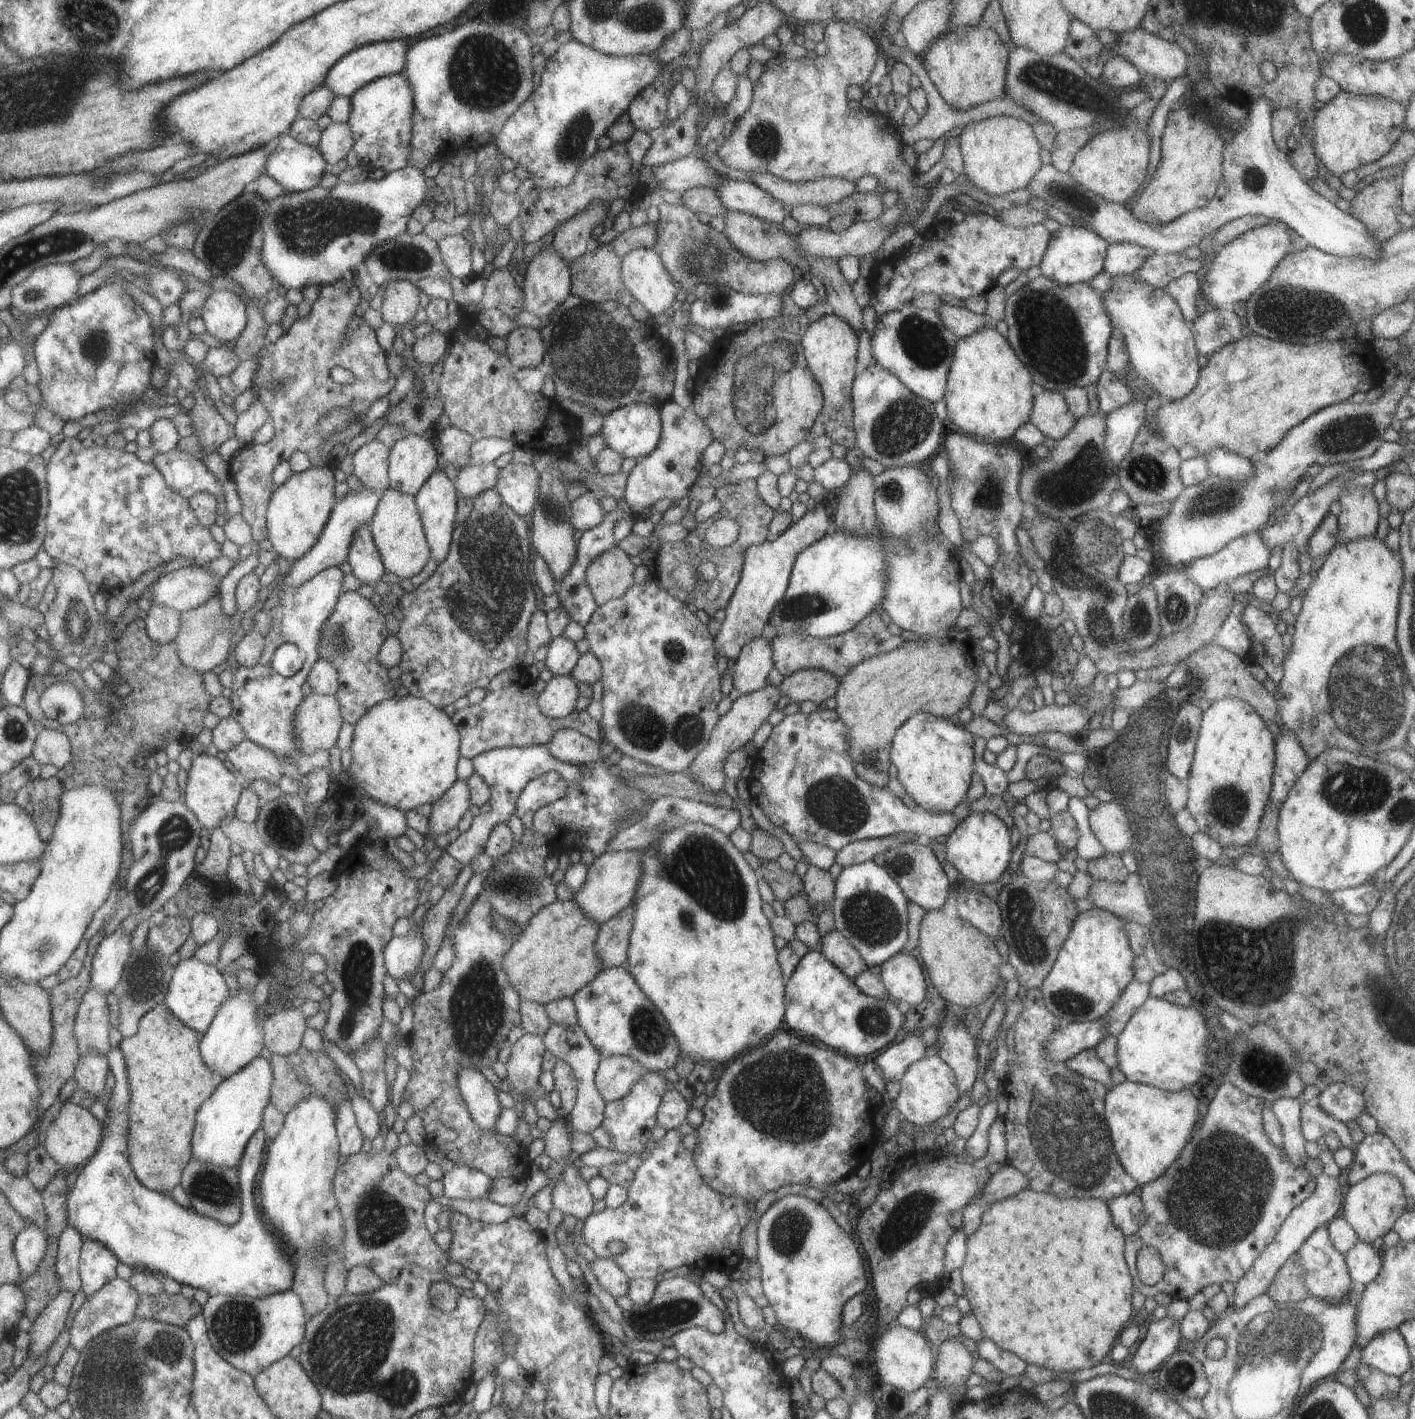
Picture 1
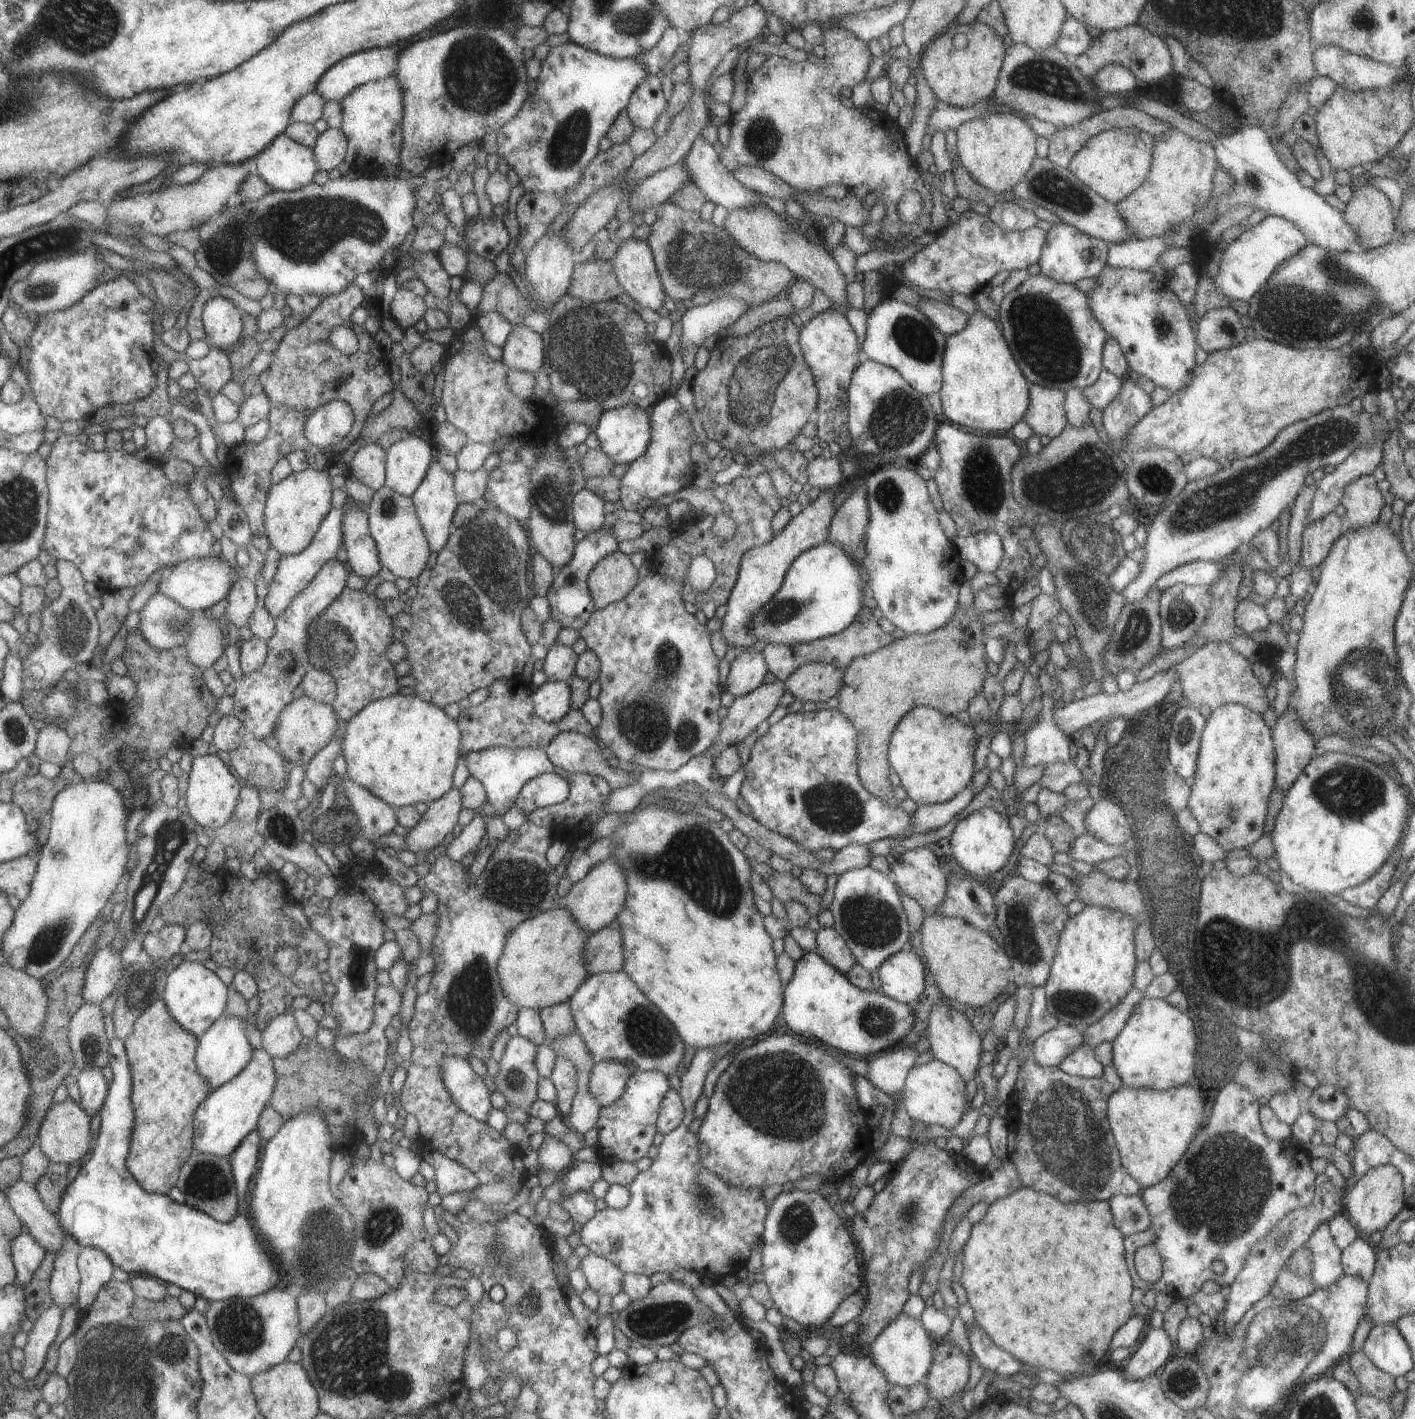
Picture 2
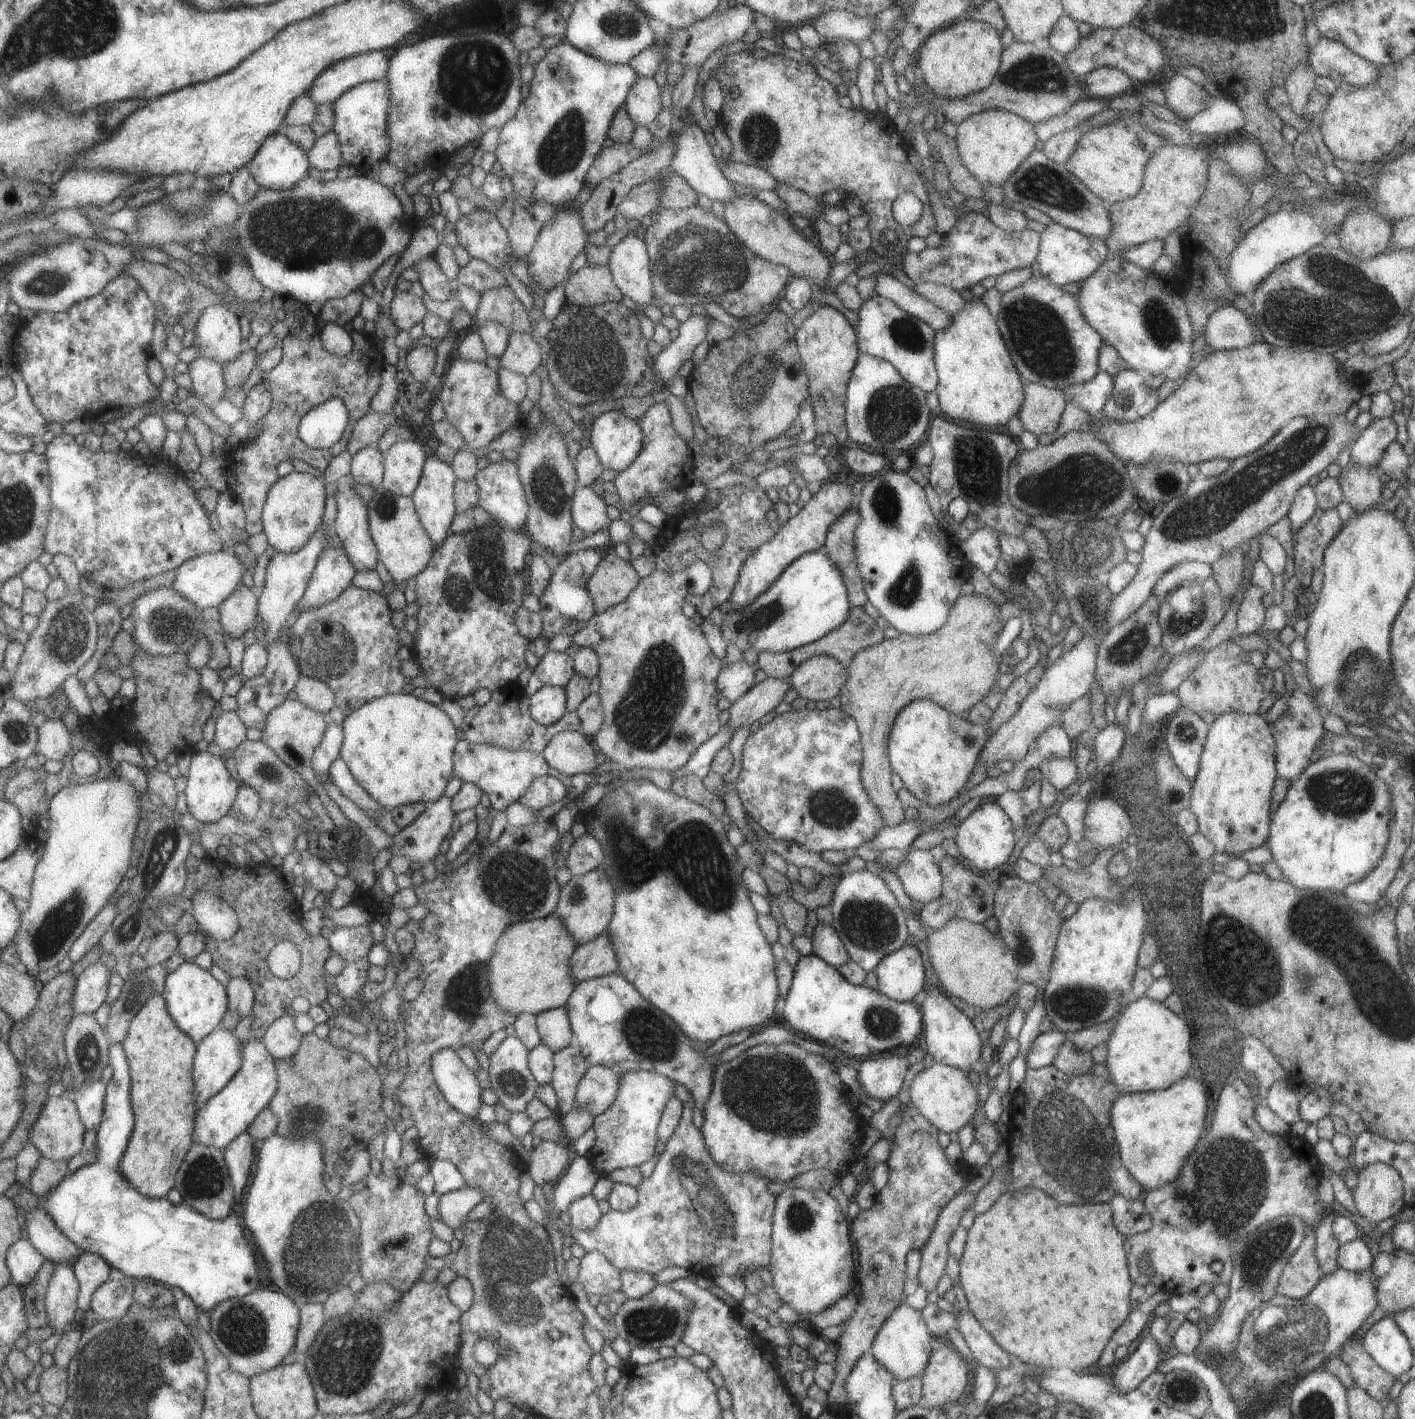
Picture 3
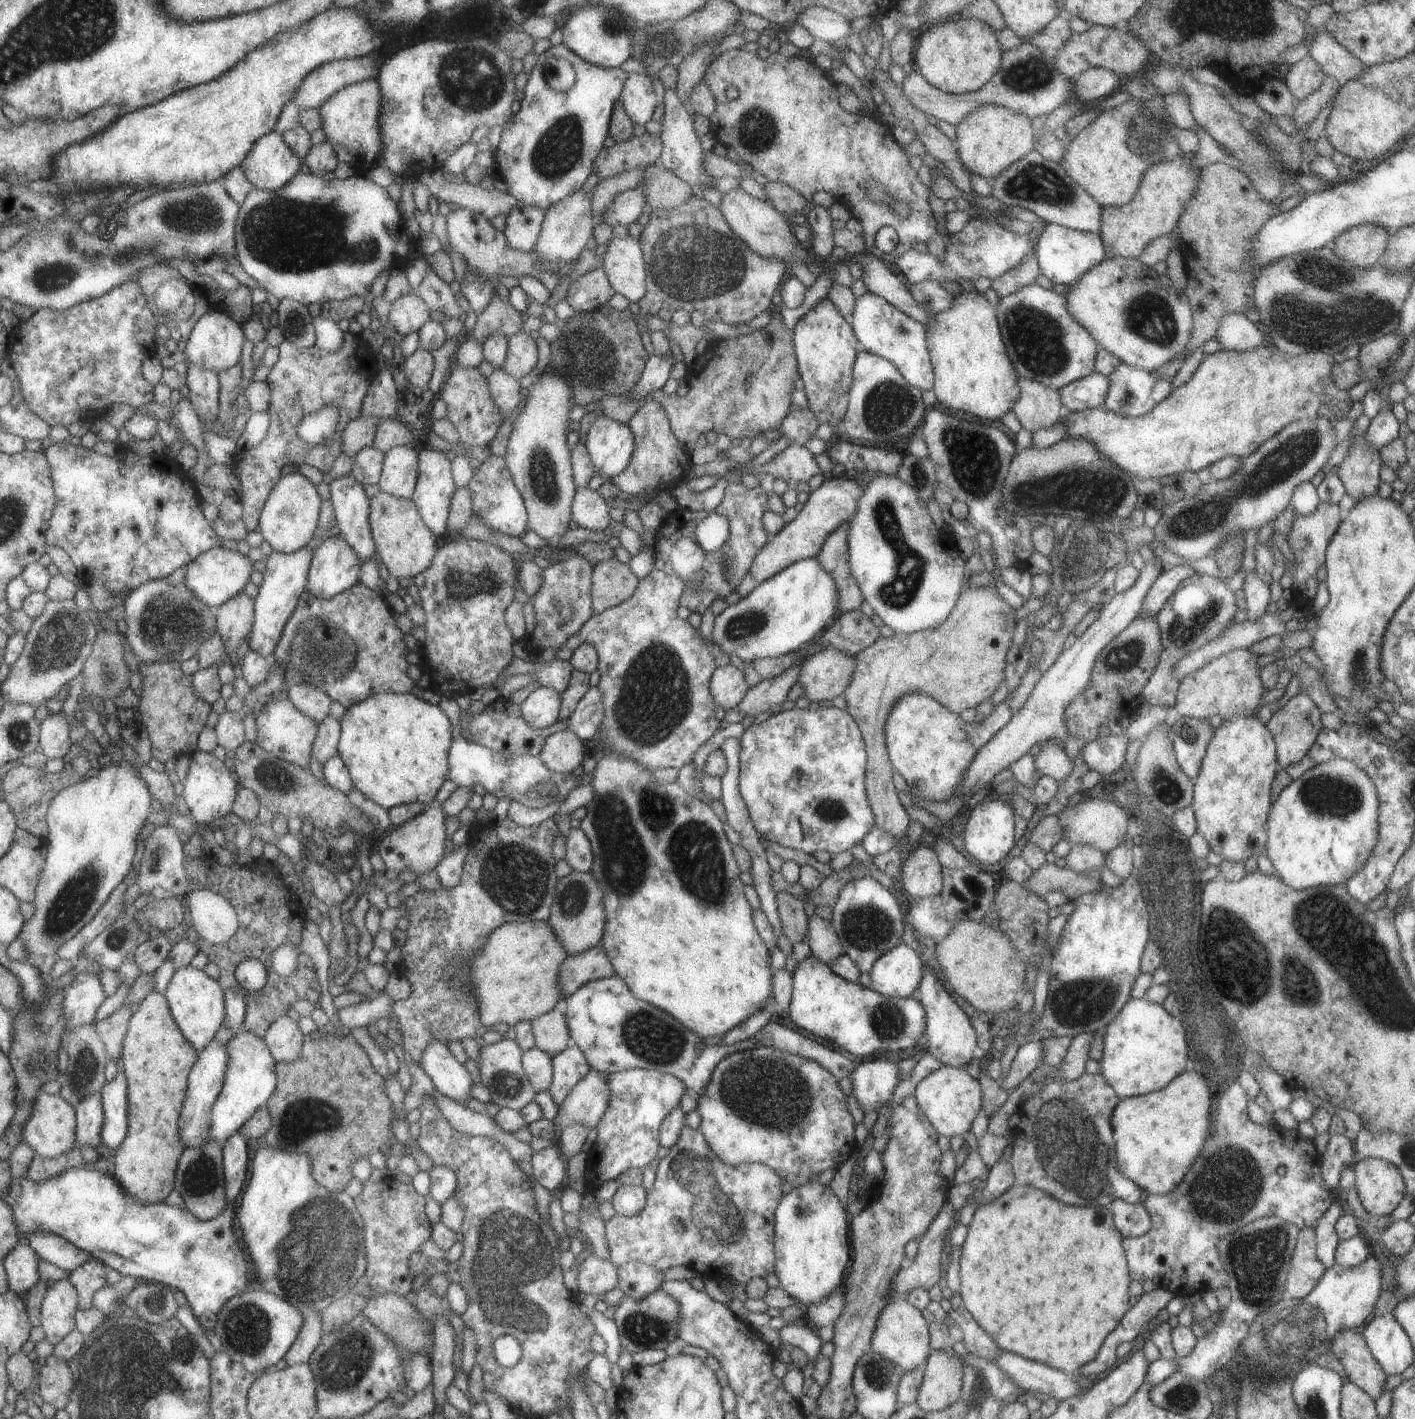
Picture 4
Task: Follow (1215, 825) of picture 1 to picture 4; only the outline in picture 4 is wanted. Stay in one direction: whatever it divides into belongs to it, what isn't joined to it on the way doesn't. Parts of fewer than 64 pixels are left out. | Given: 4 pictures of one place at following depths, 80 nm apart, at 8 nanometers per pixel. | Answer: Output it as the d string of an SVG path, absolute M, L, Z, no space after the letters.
M1233 715L1223 720L1208 742L1202 758L1198 778L1193 783L1192 806L1196 822L1196 832L1223 861L1243 863L1247 858L1256 857L1266 852L1266 818L1271 808L1270 786L1279 766L1274 740L1265 725L1257 717Z

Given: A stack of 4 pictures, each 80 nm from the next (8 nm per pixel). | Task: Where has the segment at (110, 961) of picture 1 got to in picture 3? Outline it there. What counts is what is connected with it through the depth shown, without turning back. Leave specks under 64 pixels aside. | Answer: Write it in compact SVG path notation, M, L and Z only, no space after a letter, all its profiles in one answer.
M103 957L89 965L78 978L72 1000L74 1014L93 1015L109 998L109 970Z

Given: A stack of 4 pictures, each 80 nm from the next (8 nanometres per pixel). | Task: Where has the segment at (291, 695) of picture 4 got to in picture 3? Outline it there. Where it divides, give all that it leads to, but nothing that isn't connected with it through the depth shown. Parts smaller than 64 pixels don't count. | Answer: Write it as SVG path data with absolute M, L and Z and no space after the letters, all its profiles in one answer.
M301 675L293 691L296 698L304 703L305 706L323 715L327 714L329 710L333 710L336 706L334 690L326 682L319 679Z

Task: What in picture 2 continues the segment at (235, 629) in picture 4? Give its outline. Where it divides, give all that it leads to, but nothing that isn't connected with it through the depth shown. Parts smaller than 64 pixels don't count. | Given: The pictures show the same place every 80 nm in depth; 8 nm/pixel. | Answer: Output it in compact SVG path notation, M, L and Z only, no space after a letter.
M239 579L234 584L228 594L225 607L225 617L228 622L233 623L238 628L243 628L249 624L251 612L259 609L261 598L258 596L258 588L254 580Z

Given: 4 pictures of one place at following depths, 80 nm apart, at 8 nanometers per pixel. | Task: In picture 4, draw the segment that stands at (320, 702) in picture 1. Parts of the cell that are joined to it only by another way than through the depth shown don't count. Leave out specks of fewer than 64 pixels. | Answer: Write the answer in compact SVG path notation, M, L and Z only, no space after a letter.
M289 698L273 700L265 710L255 718L256 740L255 742L269 751L271 754L296 764L300 767L308 767L314 752L314 740L318 736L319 723L310 716L303 714L294 702Z

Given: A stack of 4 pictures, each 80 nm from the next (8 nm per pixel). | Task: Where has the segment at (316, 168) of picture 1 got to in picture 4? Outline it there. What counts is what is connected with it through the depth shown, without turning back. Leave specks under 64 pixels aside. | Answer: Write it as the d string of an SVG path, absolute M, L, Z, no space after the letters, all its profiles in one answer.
M273 130L255 142L242 167L255 187L276 191L298 176L302 162L304 159L288 145L282 134Z

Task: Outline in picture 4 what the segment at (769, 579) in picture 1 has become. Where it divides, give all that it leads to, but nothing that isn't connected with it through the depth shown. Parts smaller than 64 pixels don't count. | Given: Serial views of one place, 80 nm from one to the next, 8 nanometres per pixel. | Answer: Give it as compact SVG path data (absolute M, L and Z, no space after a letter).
M827 475L819 487L808 494L808 499L796 517L769 537L765 546L755 555L751 566L736 588L740 598L746 597L760 582L783 570L786 566L792 565L795 561L815 559L827 535L842 523L847 523L855 514L861 494L862 487L849 475L845 478L843 476L834 478Z

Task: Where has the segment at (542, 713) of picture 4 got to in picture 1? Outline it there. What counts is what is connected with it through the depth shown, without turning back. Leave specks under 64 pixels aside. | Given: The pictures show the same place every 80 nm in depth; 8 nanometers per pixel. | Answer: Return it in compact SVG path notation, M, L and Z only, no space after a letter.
M553 675L538 694L538 707L550 719L563 718L574 708L578 692L570 675Z

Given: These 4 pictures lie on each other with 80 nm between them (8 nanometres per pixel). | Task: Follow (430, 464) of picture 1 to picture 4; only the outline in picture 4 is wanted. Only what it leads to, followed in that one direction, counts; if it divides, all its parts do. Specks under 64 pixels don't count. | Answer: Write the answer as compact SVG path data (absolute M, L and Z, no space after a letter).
M413 446L395 447L386 453L379 487L399 498L412 499L419 482L420 453Z

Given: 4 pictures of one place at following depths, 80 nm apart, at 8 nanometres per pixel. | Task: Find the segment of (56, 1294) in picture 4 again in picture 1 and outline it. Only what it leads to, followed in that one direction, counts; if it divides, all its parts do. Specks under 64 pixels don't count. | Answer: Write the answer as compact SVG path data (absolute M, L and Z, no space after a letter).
M73 1226L67 1227L60 1236L57 1272L63 1291L76 1293L82 1290L80 1258L84 1241L84 1236Z

